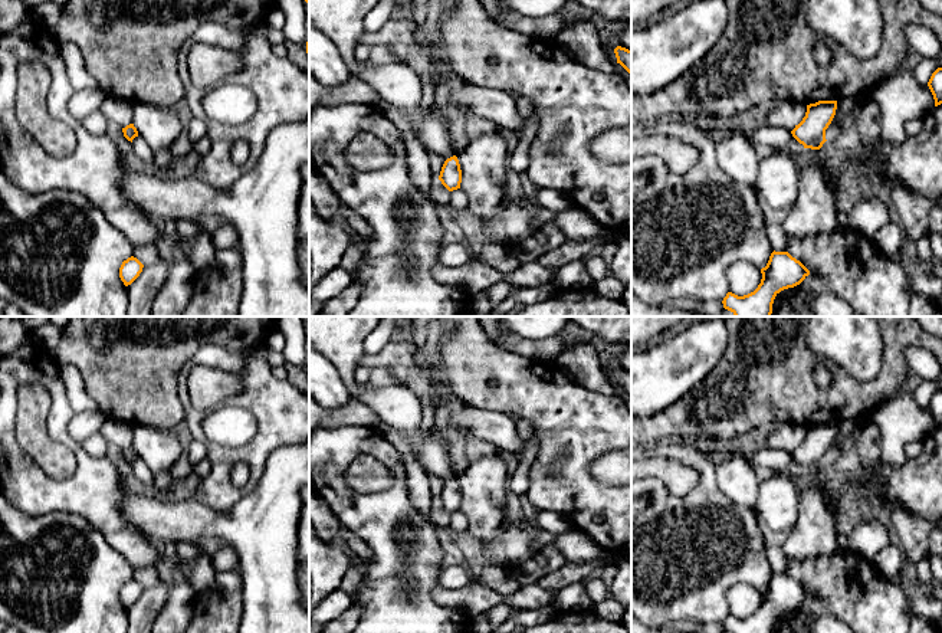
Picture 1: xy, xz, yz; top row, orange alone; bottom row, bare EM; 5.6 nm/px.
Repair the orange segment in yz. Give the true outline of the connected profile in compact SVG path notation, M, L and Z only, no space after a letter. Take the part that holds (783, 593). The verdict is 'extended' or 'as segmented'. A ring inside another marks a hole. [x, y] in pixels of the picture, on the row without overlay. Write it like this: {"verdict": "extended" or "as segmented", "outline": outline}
{"verdict": "as segmented", "outline": "M772 574L758 610L744 619L728 614L723 630L728 633L772 633L775 619L788 610L800 607L810 593L788 574Z"}

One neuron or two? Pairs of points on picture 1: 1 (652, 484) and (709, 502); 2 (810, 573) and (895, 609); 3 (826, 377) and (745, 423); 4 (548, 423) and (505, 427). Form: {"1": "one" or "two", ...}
{"1": "one", "2": "one", "3": "two", "4": "two"}

